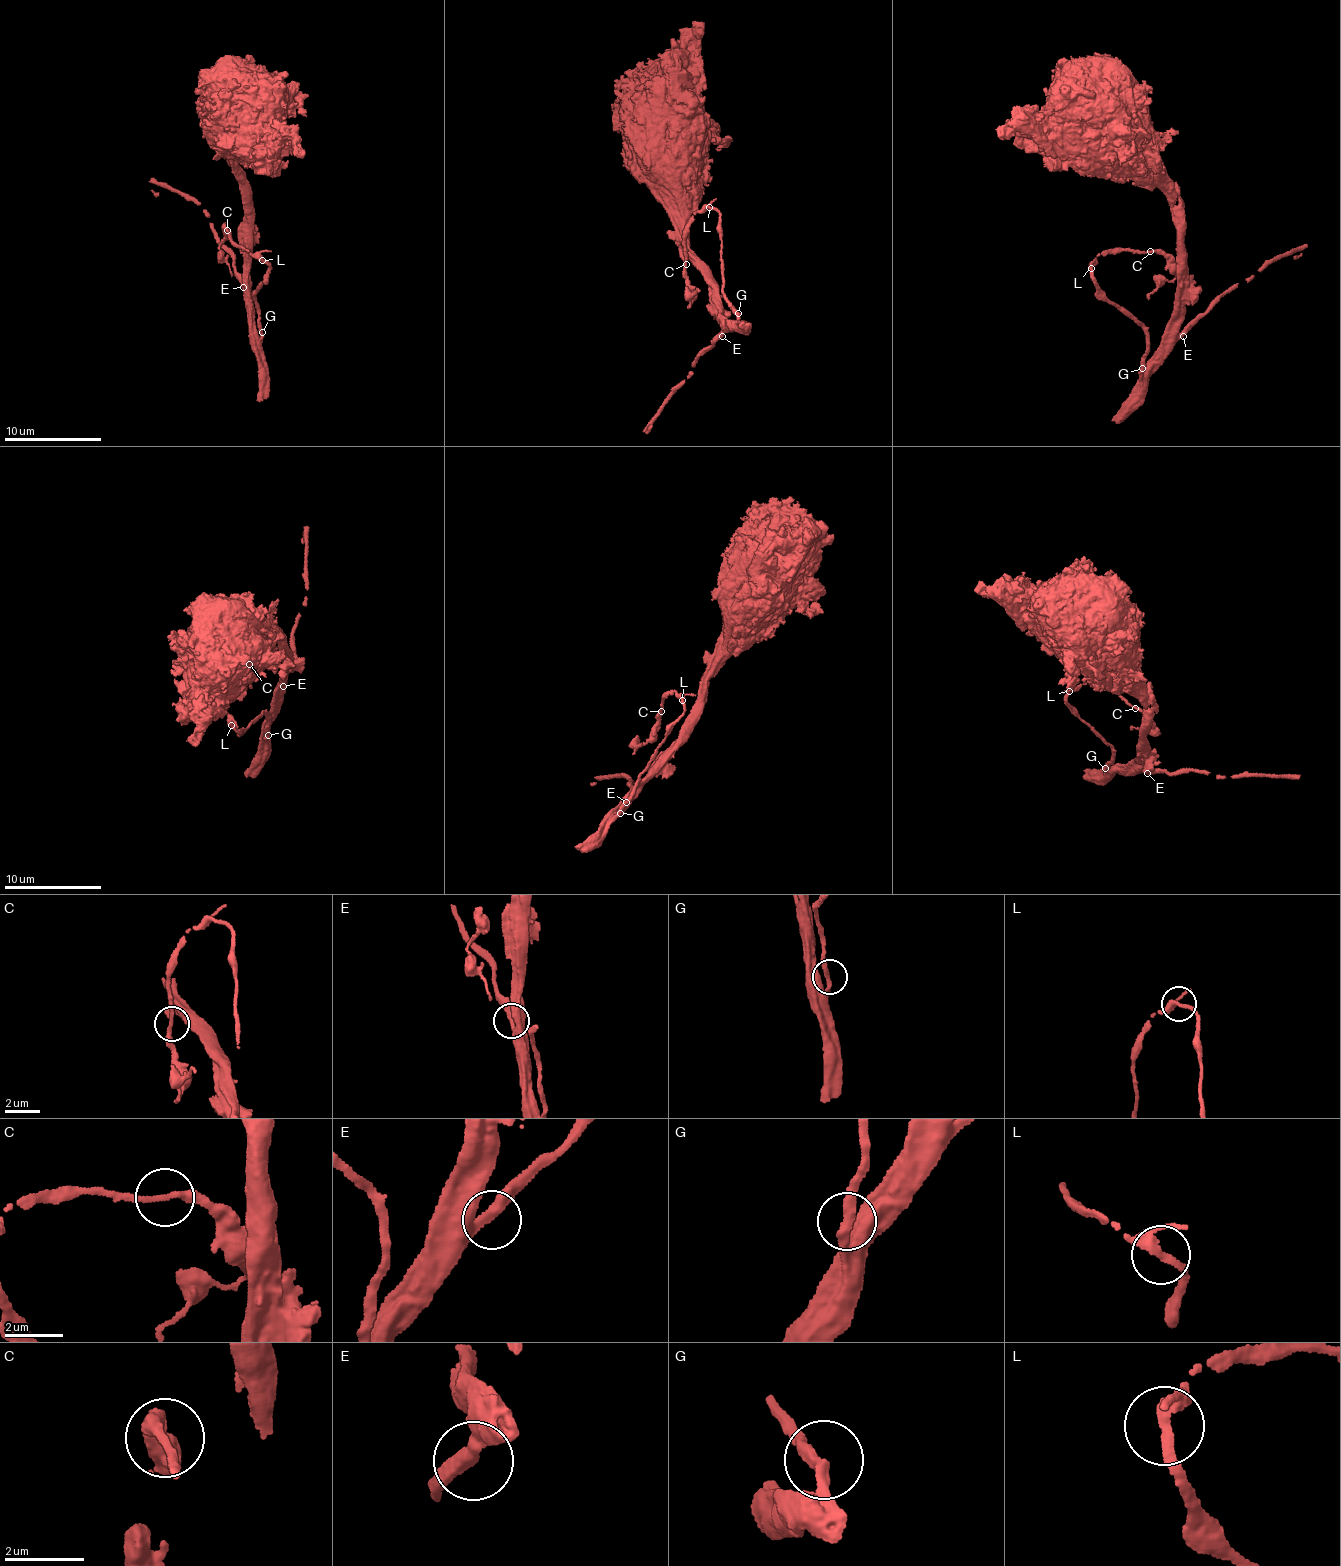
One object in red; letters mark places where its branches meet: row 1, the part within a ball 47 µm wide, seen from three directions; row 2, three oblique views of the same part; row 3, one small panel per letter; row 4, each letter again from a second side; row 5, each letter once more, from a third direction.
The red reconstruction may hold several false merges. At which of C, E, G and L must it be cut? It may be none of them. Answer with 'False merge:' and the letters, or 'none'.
False merge: none

